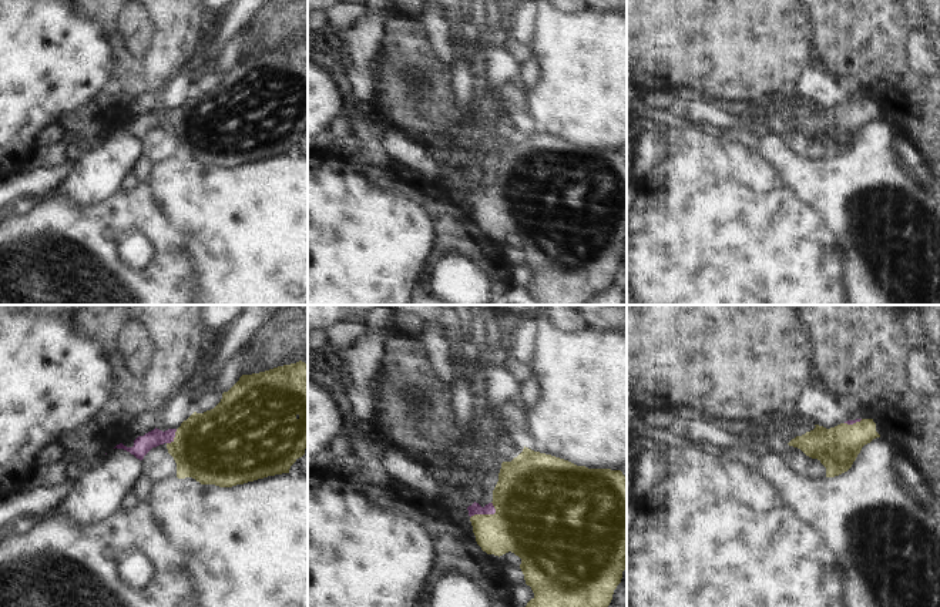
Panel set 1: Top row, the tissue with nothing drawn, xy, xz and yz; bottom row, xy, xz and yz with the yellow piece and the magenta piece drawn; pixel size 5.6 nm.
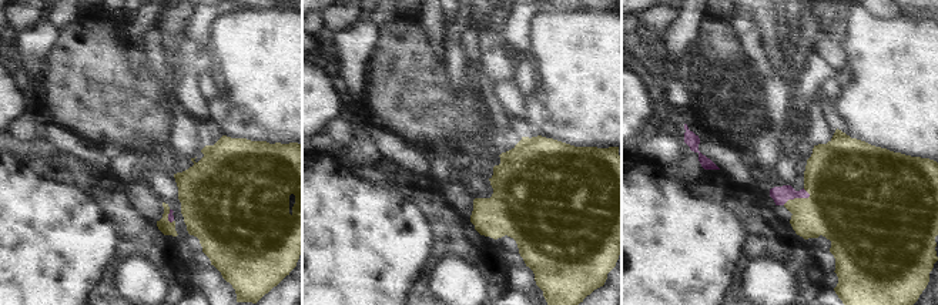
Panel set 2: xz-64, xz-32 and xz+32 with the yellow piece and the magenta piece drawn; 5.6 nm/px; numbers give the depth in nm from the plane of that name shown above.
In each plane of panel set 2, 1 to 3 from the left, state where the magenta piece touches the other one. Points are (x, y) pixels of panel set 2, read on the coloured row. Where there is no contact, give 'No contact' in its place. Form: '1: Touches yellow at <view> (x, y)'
1: Touches yellow at xz-64 (167, 217)
2: No contact
3: Touches yellow at xz+32 (796, 198).

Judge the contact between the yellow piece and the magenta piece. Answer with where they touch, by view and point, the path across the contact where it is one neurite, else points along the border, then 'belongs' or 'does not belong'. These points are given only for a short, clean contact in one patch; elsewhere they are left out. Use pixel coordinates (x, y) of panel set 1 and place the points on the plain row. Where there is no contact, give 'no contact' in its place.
contact xz (483, 195); way xz (527, 200), (483, 195), (474, 190); belongs

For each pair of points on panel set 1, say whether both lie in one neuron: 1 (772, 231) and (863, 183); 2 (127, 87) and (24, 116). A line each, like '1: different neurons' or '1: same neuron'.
1: different neurons
2: different neurons

